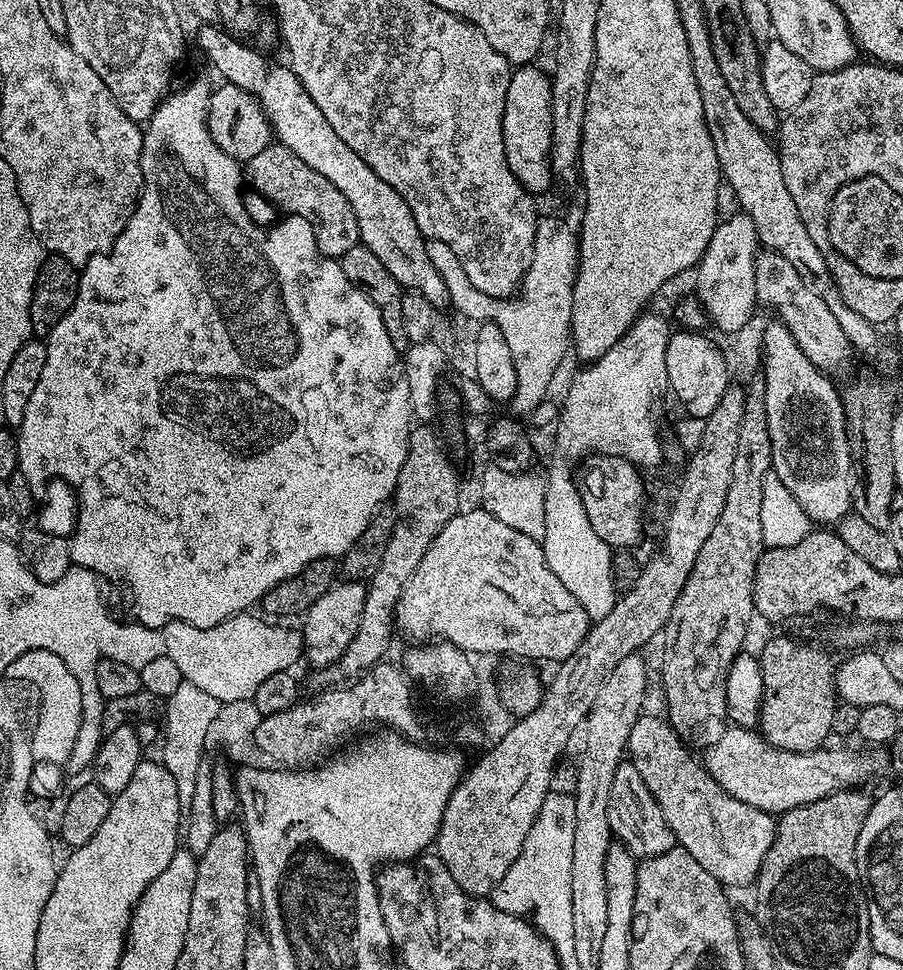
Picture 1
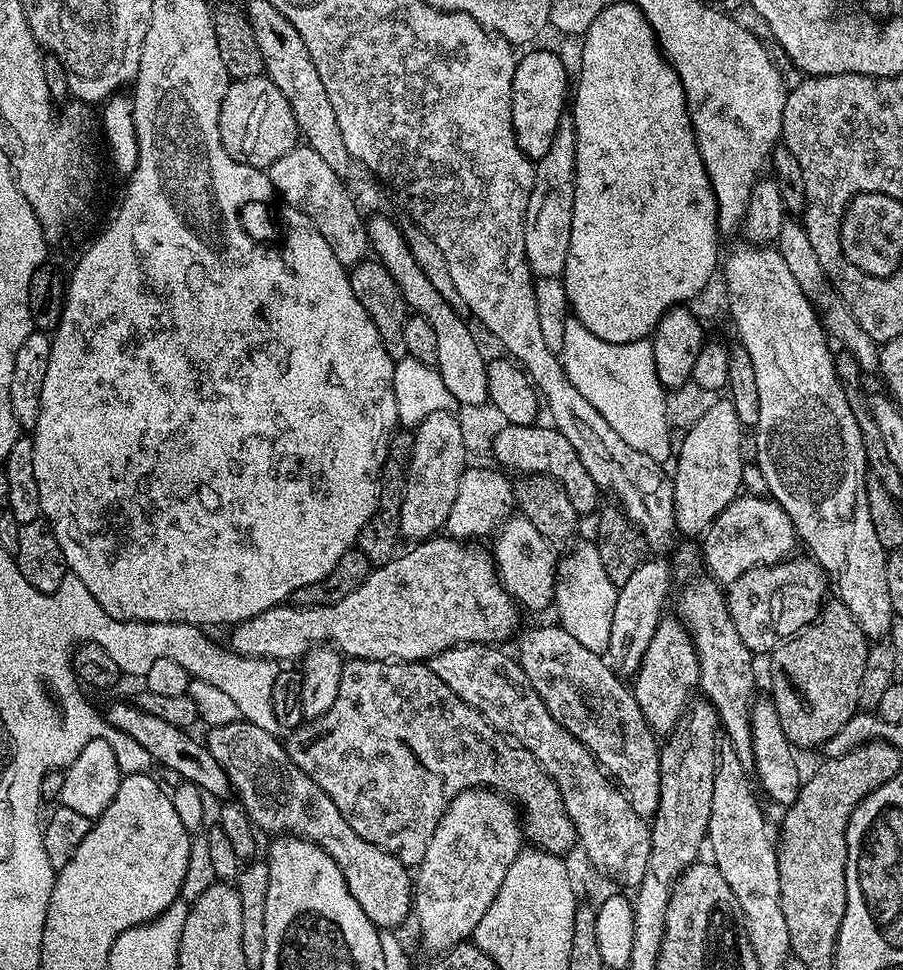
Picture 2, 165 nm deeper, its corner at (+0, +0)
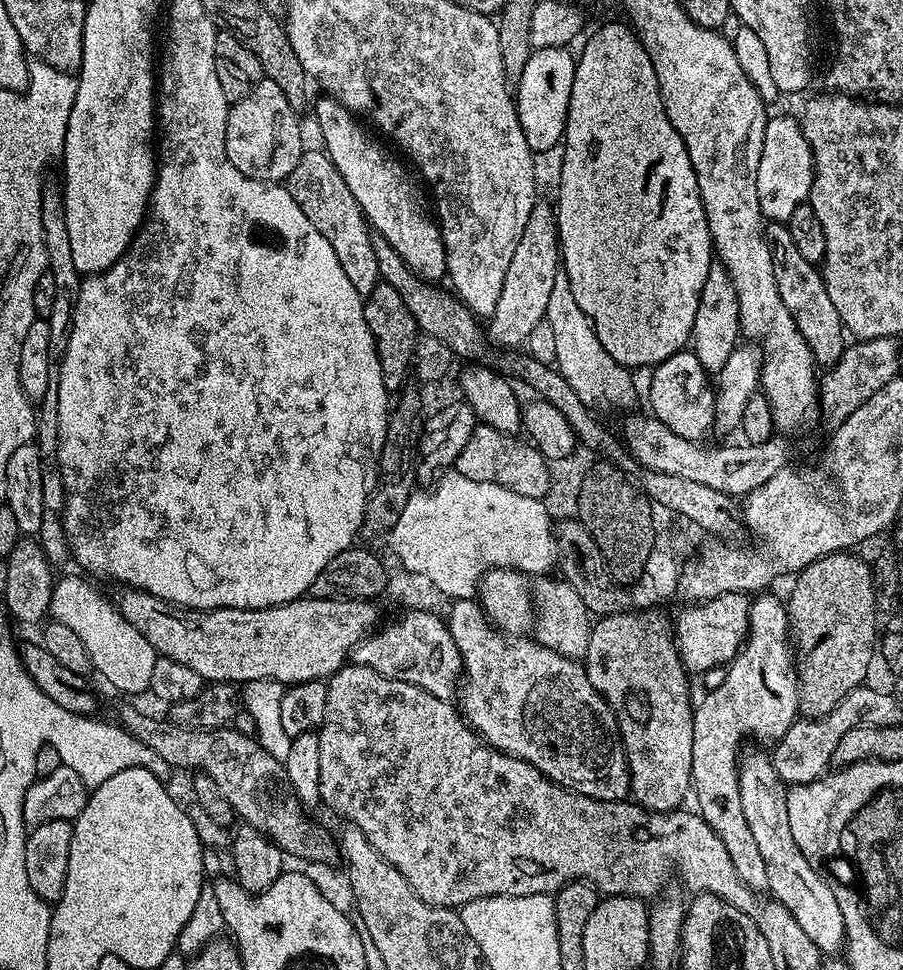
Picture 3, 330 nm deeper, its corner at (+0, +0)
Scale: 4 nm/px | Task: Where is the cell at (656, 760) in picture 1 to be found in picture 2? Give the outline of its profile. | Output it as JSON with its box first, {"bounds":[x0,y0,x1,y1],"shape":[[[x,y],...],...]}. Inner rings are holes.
{"bounds":[518,628,660,816],"shape":[[[528,628],[523,632],[524,629],[518,636],[518,663],[526,678],[530,678],[530,686],[538,690],[546,710],[587,746],[600,767],[614,778],[626,802],[634,806],[634,814],[655,816],[660,797],[658,740],[648,727],[631,687],[612,672],[601,653],[586,650],[564,628]]]}

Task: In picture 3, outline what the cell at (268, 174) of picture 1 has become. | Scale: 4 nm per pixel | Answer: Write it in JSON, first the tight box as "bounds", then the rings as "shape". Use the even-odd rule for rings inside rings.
{"bounds":[286,150,381,296],"shape":[[[323,150],[305,151],[300,157],[298,166],[288,175],[286,181],[288,193],[302,206],[302,214],[310,218],[312,225],[330,242],[338,263],[346,273],[346,279],[354,285],[360,296],[368,296],[374,286],[381,283],[378,274],[378,260],[374,258],[372,246],[373,233],[364,218],[364,211],[358,206],[354,194],[350,194],[350,186],[346,186],[342,174],[334,166],[334,162]]]}

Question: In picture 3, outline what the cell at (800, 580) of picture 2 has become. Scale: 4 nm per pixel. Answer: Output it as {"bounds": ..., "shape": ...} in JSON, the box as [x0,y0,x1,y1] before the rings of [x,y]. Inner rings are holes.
{"bounds":[674,592,749,674],"shape":[[[727,592],[713,600],[684,607],[688,608],[677,614],[676,624],[674,620],[674,639],[685,672],[703,674],[712,668],[731,664],[748,638],[749,597],[742,592]]]}

